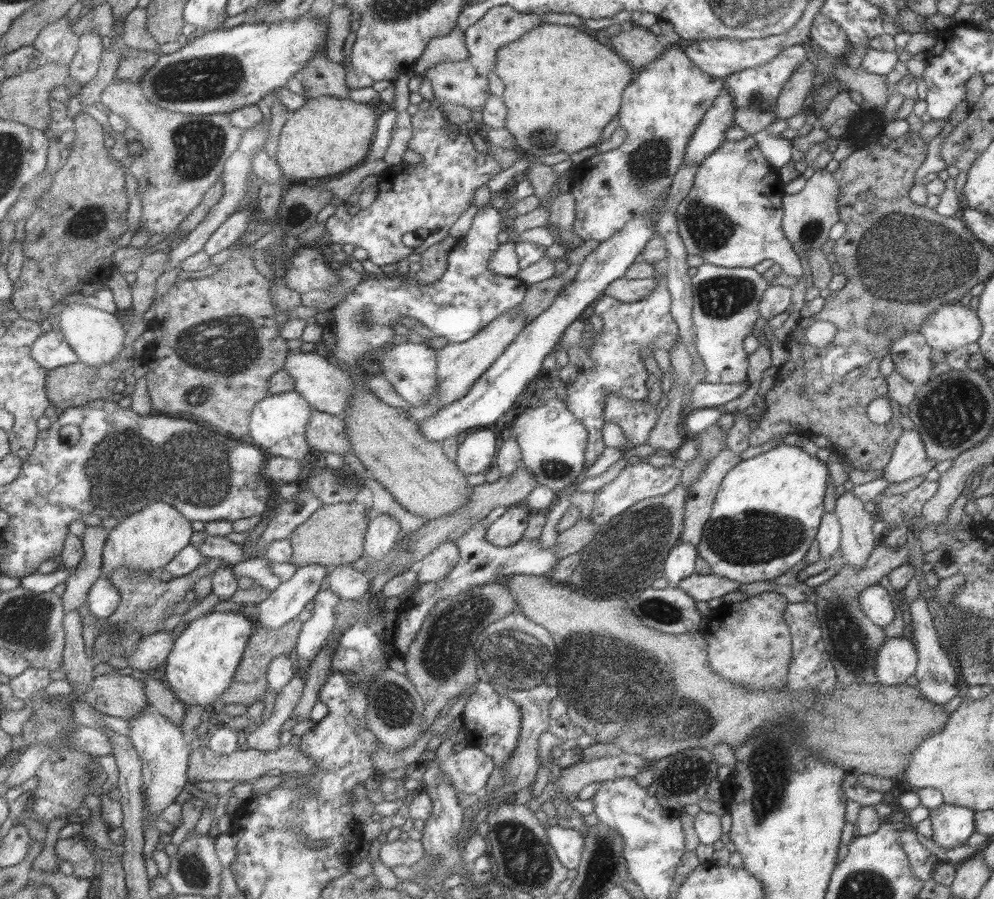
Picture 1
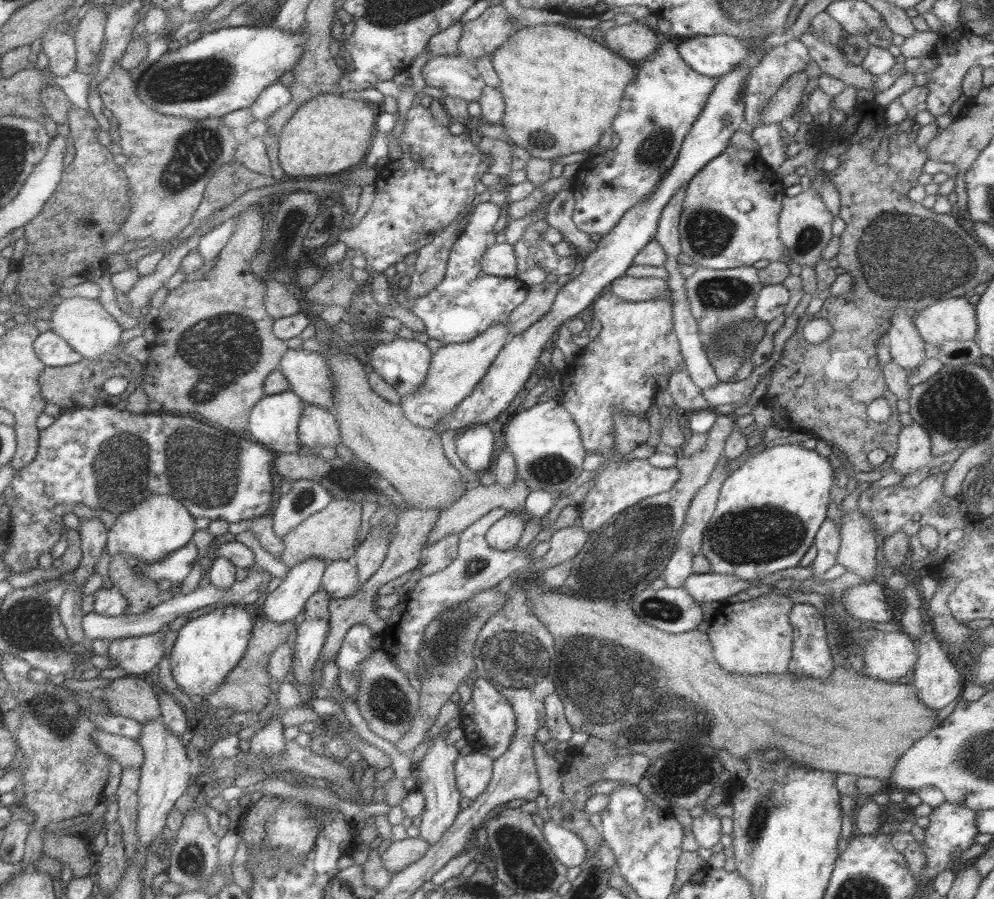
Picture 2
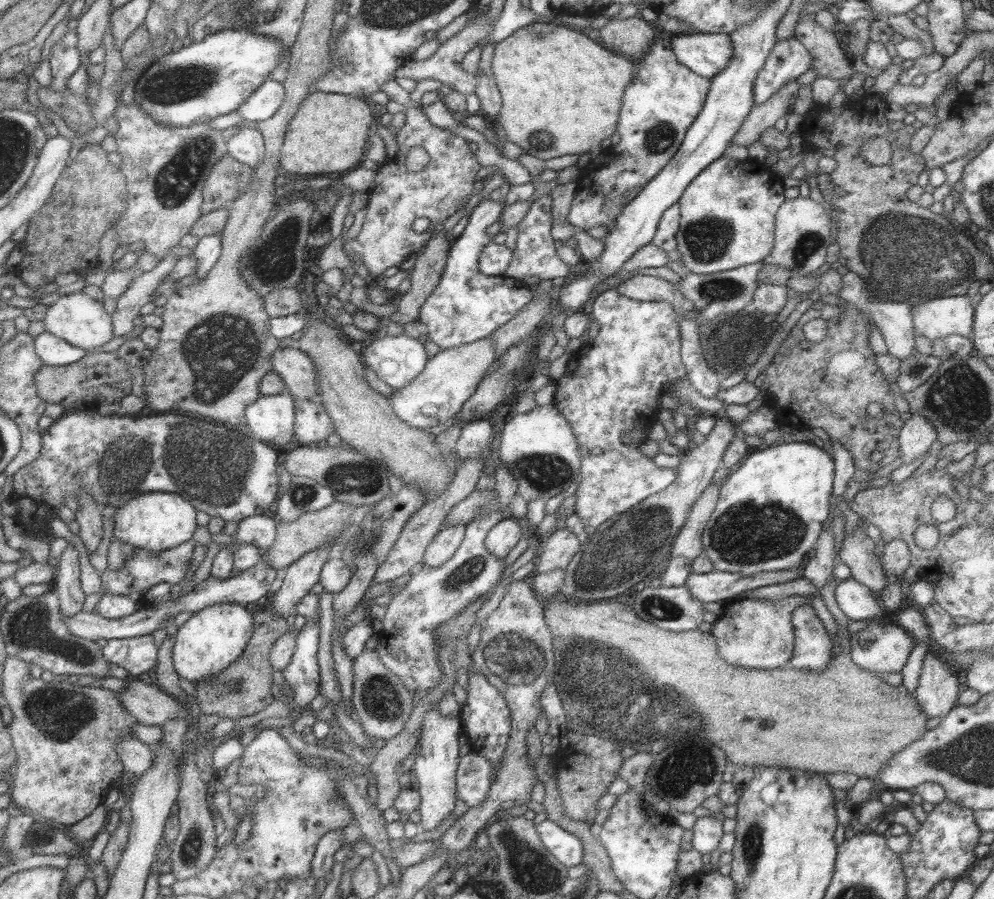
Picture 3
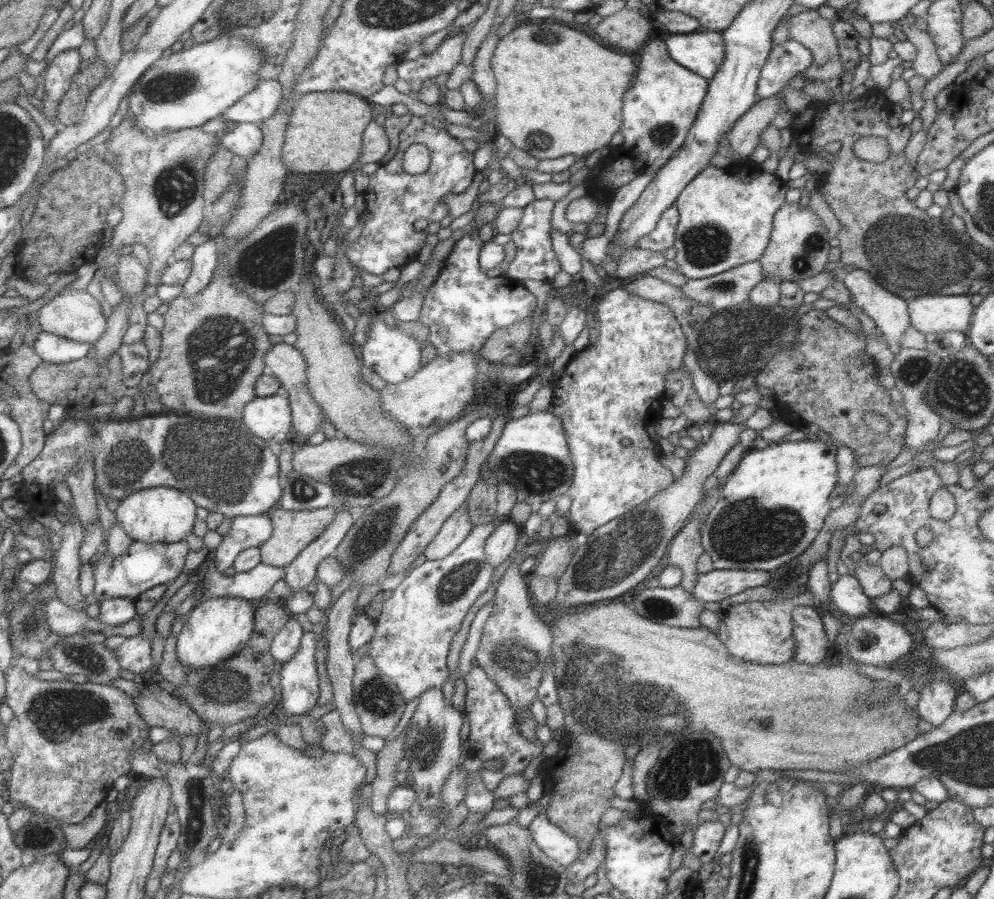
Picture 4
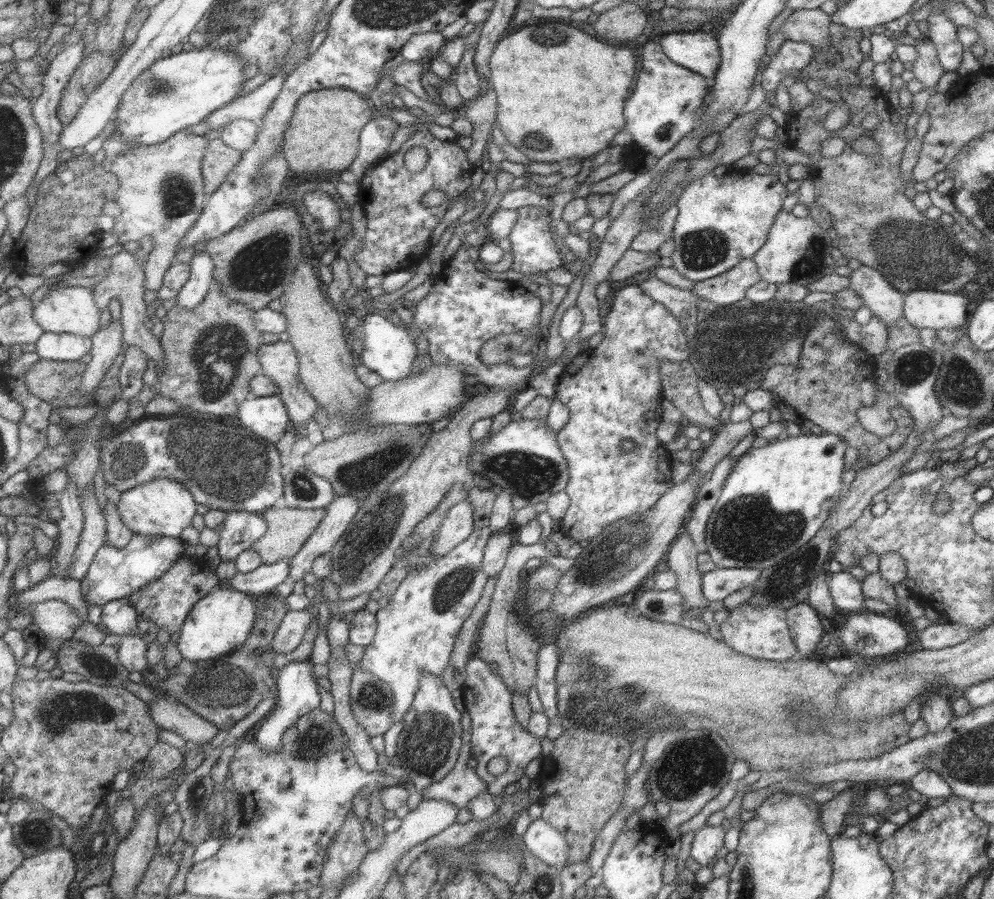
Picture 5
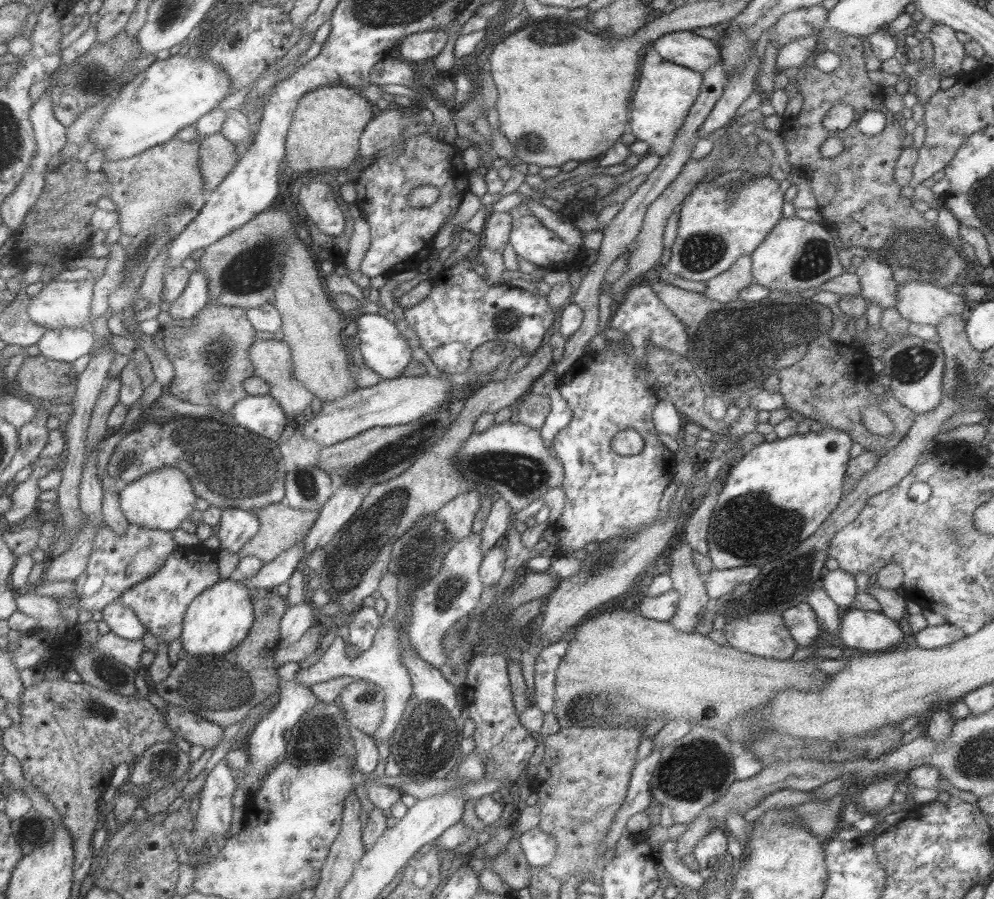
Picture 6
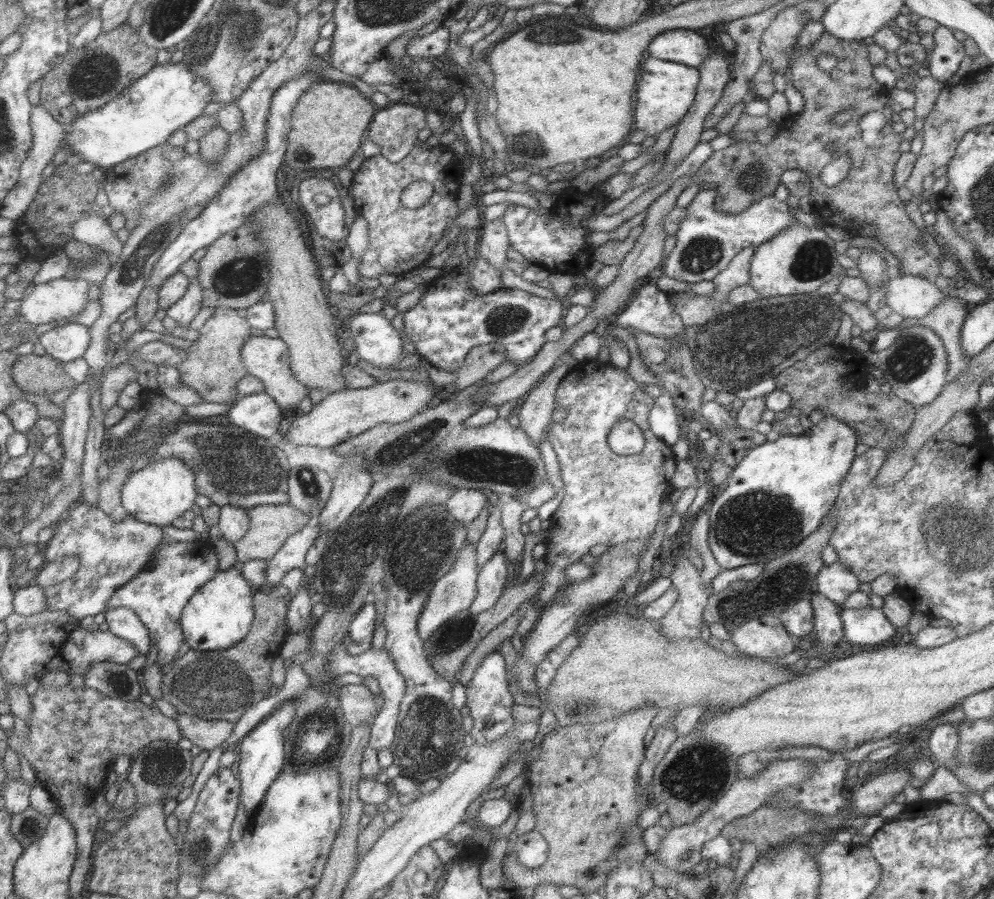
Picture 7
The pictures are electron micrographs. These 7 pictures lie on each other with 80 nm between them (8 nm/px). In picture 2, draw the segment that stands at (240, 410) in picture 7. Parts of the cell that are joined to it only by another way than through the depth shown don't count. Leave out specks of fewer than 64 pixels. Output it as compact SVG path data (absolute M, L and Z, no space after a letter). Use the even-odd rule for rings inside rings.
M291 390L277 394L263 395L248 414L249 429L246 431L255 442L262 444L276 454L295 454L304 450L298 435L298 420L301 416L304 402Z

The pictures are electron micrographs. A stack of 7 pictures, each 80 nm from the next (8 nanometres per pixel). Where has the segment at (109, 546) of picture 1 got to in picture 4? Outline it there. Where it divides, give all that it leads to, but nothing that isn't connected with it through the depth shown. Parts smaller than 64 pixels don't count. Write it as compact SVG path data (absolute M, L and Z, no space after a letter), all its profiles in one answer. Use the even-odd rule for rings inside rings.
M151 487L127 495L115 508L115 521L131 541L147 544L184 541L192 532L196 505L187 494L171 487Z

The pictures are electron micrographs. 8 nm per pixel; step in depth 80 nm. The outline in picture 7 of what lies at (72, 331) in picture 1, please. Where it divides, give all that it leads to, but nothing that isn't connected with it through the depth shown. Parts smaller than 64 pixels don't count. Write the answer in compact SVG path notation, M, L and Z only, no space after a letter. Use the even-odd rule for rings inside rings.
M63 277L45 284L37 284L27 296L21 298L19 312L31 324L47 324L53 321L68 323L87 305L87 291L91 285L88 280L79 278L67 280Z

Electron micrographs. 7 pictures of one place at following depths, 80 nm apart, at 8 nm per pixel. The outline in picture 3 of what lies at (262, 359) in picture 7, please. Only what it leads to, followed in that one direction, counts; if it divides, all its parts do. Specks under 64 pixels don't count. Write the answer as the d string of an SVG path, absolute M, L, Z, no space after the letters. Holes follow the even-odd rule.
M297 344L290 347L279 347L271 357L272 370L281 377L286 389L292 394L295 401L294 414L294 438L296 445L315 445L319 440L325 440L329 434L334 432L332 420L326 413L324 406L320 403L320 390L316 385L316 372L314 362L302 350L297 348Z

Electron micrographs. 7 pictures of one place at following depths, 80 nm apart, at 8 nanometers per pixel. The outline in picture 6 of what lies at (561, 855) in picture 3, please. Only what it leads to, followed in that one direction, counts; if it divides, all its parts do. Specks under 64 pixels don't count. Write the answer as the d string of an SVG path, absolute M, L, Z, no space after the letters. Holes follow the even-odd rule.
M539 825L521 833L518 839L526 861L532 867L547 866L556 855L555 839L549 833L544 833Z

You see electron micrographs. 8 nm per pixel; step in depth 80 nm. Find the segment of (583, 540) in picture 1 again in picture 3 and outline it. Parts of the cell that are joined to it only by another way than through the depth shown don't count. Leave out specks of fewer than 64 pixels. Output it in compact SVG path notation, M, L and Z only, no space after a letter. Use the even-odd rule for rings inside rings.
M566 527L551 531L543 538L543 551L535 563L533 573L543 574L551 570L565 570L579 551L582 535L573 534Z

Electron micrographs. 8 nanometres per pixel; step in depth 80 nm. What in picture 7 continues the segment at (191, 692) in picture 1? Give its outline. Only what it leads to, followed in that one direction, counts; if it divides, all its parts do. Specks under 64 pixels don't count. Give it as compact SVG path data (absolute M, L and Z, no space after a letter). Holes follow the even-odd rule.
M238 566L225 571L217 570L211 580L195 591L180 612L184 642L191 650L223 650L241 641L254 619L253 591L253 586L241 577Z

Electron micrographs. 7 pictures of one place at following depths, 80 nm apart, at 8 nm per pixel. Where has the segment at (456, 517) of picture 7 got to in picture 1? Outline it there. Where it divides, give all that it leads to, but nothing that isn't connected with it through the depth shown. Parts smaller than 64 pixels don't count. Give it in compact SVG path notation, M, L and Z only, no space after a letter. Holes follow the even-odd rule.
M453 541L440 543L428 556L420 561L417 580L423 582L439 582L451 573L451 568L459 561L458 548Z

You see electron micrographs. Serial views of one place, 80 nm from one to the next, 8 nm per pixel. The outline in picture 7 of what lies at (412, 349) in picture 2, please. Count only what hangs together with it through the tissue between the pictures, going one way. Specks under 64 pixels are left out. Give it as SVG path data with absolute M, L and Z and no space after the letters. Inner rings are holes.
M361 313L349 316L350 336L358 358L368 362L371 371L397 368L405 350L399 333L383 313Z

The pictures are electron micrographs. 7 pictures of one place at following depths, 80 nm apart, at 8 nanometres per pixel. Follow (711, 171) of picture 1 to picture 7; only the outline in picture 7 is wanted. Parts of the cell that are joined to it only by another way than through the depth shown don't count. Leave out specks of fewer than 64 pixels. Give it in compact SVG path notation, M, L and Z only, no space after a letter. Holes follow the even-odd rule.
M715 189L700 190L685 207L685 217L674 234L675 246L662 266L663 275L687 283L712 280L738 252L750 246L756 247L796 221L788 213L789 206L785 201L777 200L773 193L758 198L737 214L717 210L715 197Z

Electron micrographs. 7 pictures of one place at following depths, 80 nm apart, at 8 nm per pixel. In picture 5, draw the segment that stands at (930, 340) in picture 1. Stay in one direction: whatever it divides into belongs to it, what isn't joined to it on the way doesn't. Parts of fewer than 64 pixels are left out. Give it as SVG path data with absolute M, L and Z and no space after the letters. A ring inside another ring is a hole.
M913 290L903 294L903 317L914 327L942 329L965 327L969 300L961 293Z

